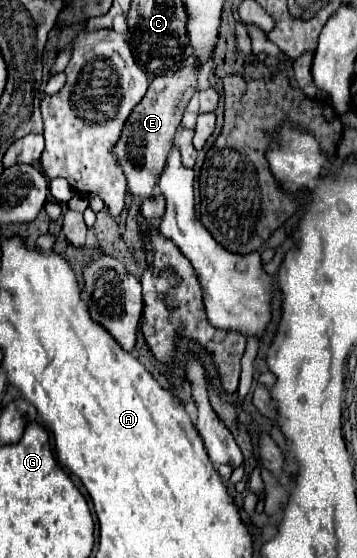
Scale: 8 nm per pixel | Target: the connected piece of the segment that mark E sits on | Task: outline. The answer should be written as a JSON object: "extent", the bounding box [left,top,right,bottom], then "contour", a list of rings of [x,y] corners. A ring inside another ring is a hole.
{"extent":[113,66,197,196],"contour":[[[189,66],[185,70],[177,70],[169,76],[155,76],[147,88],[143,100],[133,108],[125,128],[121,130],[121,140],[113,146],[113,156],[117,156],[117,164],[125,172],[129,192],[137,196],[151,196],[157,184],[159,174],[165,168],[165,160],[173,146],[173,136],[177,126],[181,124],[181,114],[197,90],[197,68]]]}

